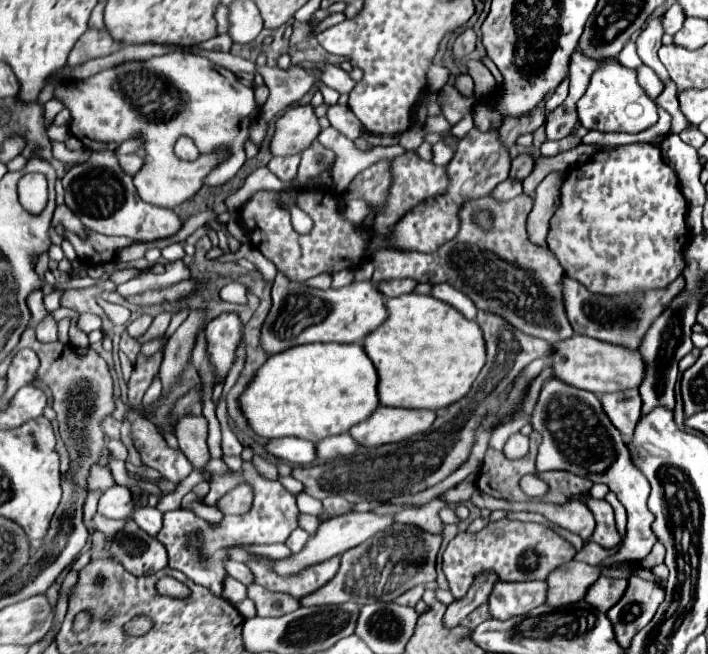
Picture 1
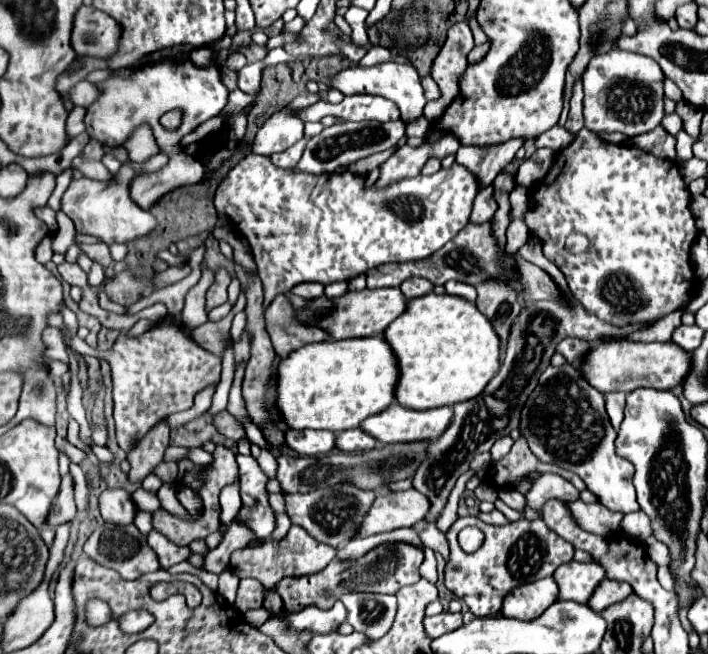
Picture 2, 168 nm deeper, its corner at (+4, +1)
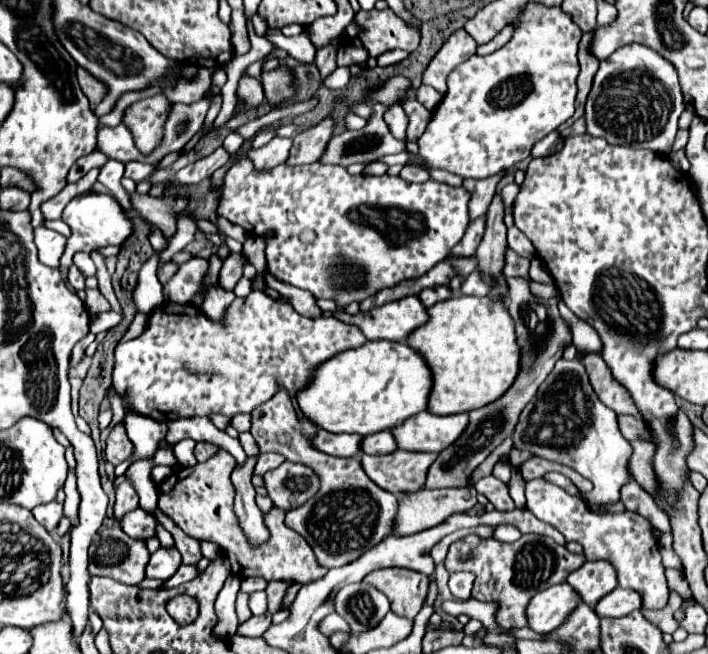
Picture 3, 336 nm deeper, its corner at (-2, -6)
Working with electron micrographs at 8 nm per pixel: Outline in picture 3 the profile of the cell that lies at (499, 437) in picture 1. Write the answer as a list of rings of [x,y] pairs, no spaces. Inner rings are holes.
[[[450,572],[448,586],[450,586],[450,590],[452,590],[452,594],[454,594],[456,598],[468,600],[468,598],[470,598],[472,584],[474,584],[474,574],[464,576],[464,574],[460,574],[460,572]]]

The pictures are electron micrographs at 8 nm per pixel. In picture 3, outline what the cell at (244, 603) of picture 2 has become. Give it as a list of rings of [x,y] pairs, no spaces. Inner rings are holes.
[[[240,592],[240,594],[238,594],[236,614],[238,614],[238,620],[240,620],[240,622],[244,622],[244,620],[248,620],[248,618],[252,616],[252,610],[250,610],[250,606],[248,606],[248,598],[250,598],[250,594],[246,594],[246,592]]]

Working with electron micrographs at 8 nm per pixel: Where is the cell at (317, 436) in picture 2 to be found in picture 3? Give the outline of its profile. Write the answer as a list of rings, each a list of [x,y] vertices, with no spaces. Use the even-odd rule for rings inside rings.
[[[320,430],[312,444],[316,450],[330,454],[330,456],[340,456],[340,458],[350,458],[360,452],[360,440],[362,436],[358,434],[332,434],[326,430]]]

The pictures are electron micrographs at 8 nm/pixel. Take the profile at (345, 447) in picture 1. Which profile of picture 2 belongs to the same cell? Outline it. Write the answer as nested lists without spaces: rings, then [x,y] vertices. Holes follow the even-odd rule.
[[[348,429],[344,433],[338,433],[336,447],[346,453],[360,453],[378,447],[378,441],[372,435],[364,433],[362,429]]]

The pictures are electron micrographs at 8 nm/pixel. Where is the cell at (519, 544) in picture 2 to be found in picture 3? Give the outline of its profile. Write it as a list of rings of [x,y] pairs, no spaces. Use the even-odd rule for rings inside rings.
[[[468,534],[450,546],[444,564],[446,568],[468,568],[474,572],[476,582],[472,588],[472,598],[498,604],[496,620],[500,628],[520,628],[526,626],[524,610],[530,598],[540,590],[566,582],[566,576],[580,568],[584,560],[586,558],[582,554],[572,554],[562,544],[556,544],[552,538],[540,534],[524,534],[514,544]]]

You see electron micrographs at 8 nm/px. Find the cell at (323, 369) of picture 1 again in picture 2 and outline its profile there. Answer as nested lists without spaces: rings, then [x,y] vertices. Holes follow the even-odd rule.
[[[382,335],[322,341],[296,349],[278,365],[278,407],[292,429],[346,431],[396,401],[398,359]]]

